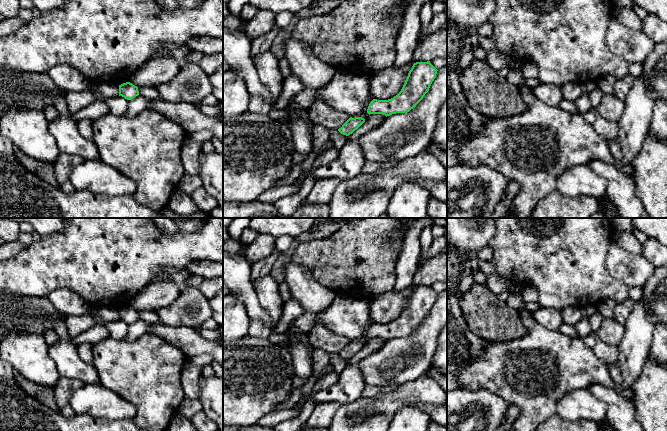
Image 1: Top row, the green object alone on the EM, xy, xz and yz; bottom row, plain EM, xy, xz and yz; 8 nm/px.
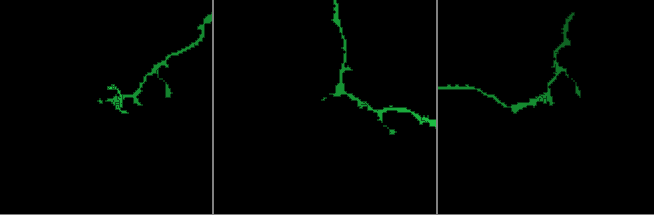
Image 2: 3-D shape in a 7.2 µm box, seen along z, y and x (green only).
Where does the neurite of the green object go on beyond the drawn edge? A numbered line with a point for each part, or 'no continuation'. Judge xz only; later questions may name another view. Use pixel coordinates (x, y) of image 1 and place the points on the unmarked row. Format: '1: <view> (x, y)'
no continuation

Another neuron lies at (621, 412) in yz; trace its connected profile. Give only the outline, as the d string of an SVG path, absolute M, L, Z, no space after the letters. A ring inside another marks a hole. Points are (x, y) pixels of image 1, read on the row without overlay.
M593 384L590 392L607 407L606 419L615 431L645 431L635 416L635 405L625 399L614 388Z

